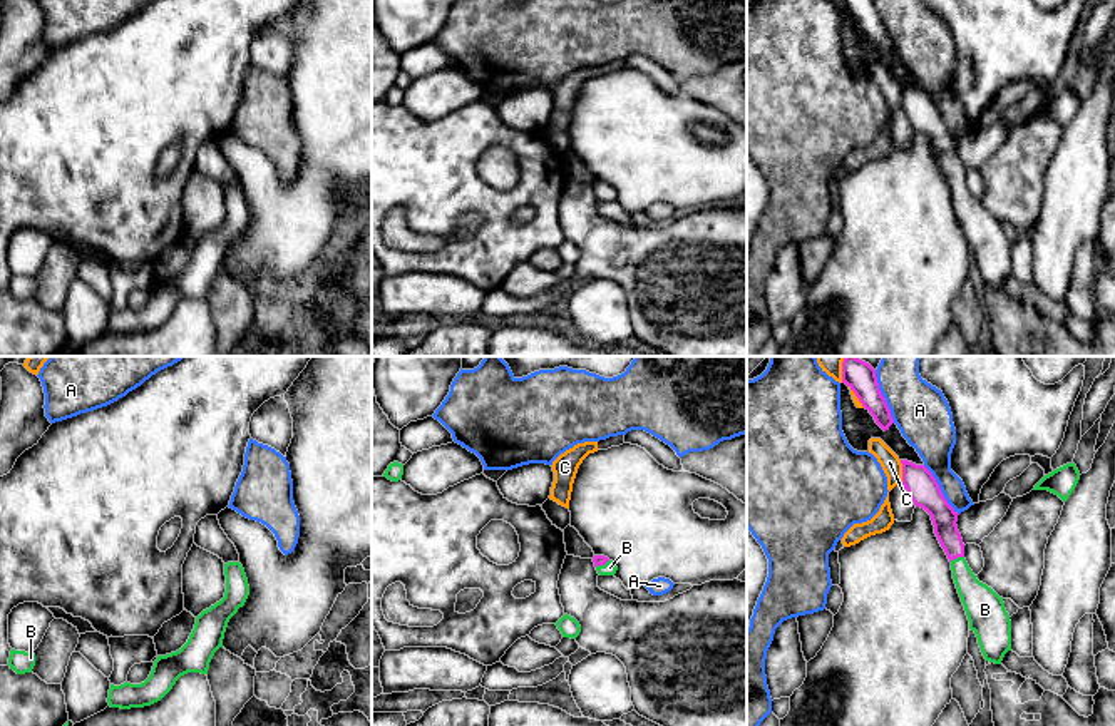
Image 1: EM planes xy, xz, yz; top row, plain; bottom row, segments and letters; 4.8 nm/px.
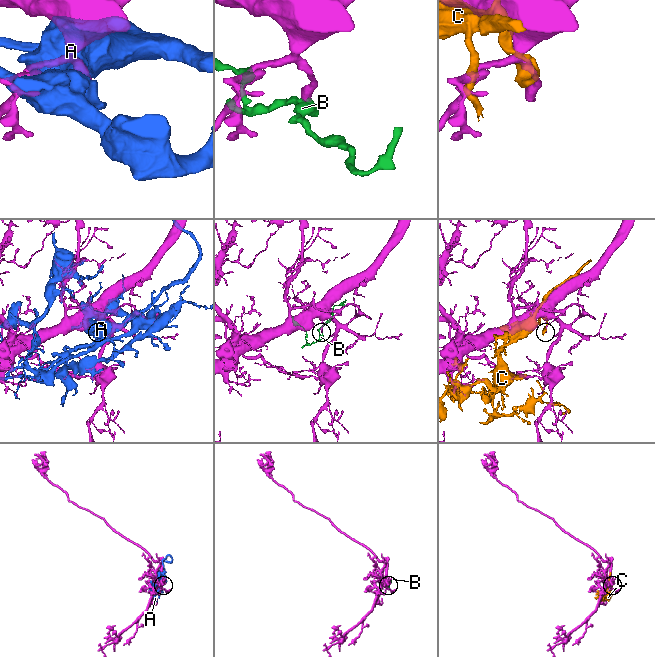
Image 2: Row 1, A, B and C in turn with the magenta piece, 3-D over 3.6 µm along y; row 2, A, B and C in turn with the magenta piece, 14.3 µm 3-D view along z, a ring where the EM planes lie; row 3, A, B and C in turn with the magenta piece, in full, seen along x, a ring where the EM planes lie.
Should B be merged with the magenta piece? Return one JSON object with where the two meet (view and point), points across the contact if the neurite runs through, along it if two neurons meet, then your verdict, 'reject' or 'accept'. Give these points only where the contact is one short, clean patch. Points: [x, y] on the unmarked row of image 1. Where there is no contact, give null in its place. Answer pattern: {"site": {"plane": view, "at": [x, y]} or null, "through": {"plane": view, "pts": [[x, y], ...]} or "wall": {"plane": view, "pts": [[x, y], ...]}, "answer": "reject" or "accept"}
{"site": {"plane": "yz", "at": [956, 183]}, "through": {"plane": "yz", "pts": [[943, 141], [956, 183], [968, 213], [981, 228]]}, "answer": "accept"}

